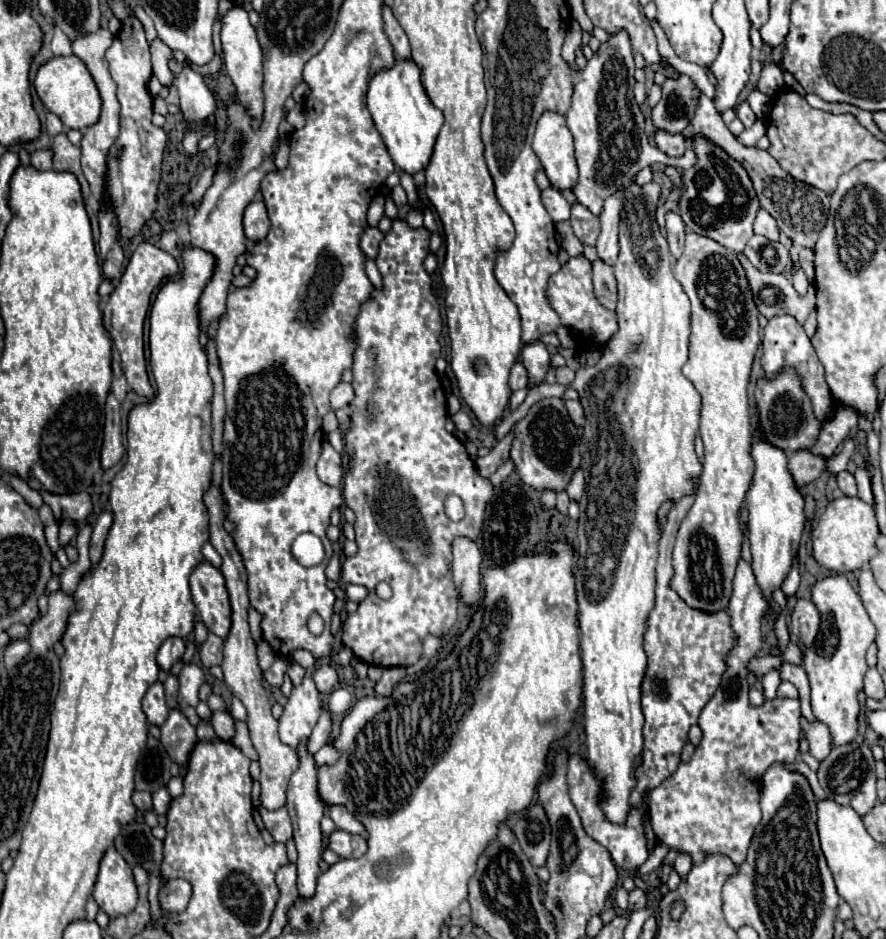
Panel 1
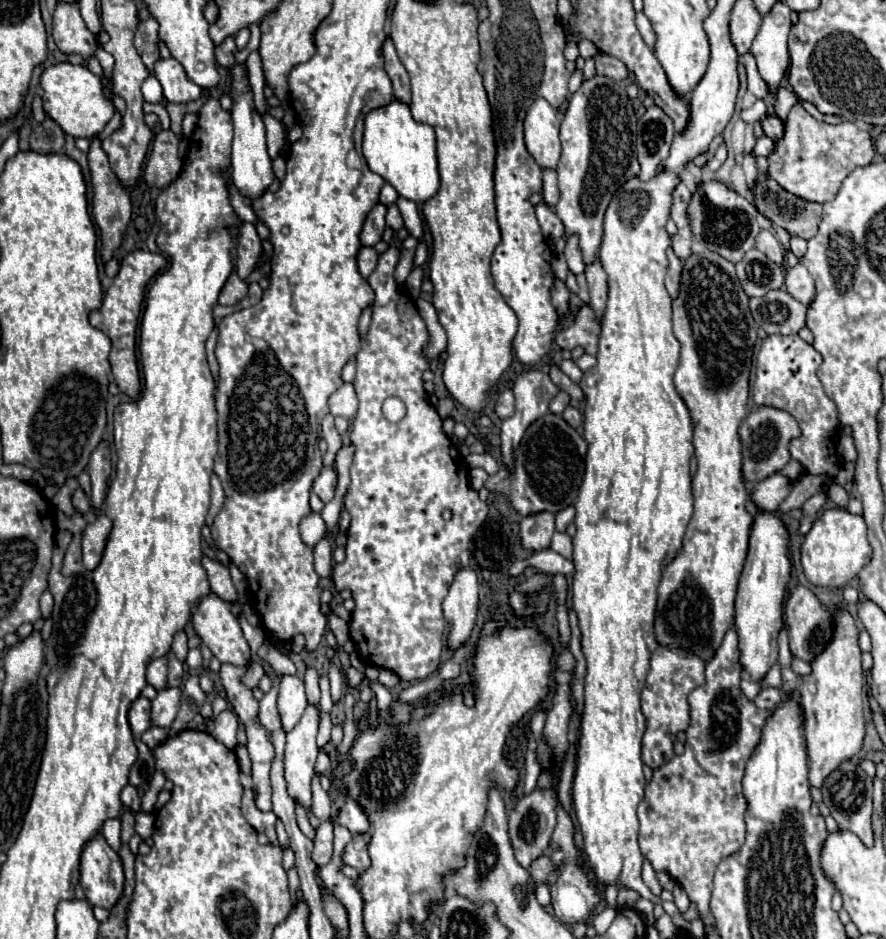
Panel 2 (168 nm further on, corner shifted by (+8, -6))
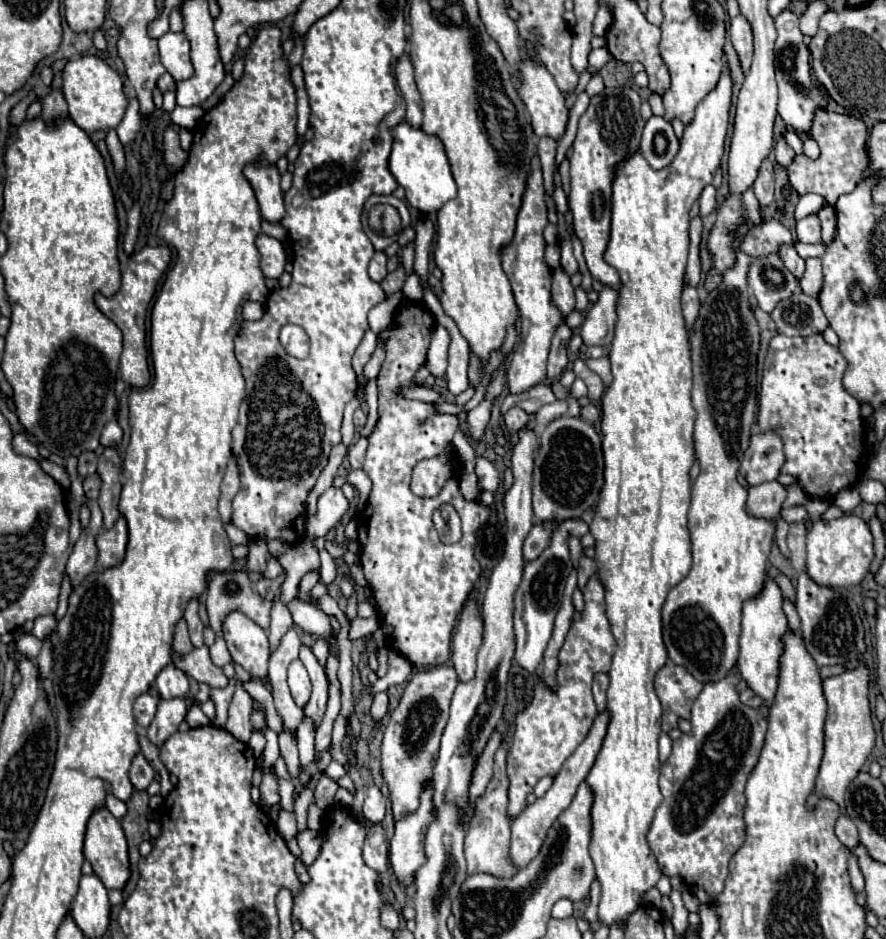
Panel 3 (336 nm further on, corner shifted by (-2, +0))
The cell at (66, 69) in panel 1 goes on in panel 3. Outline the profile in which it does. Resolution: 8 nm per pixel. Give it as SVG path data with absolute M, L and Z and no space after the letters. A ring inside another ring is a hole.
M80 56L70 60L62 70L62 94L68 102L70 118L86 132L116 128L128 108L128 100L122 92L122 78L98 56Z

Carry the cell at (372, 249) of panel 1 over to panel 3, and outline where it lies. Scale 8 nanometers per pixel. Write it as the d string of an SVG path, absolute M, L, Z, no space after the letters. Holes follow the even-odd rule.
M384 252L374 254L374 258L370 260L370 266L368 266L368 272L374 282L380 282L386 276L386 254Z

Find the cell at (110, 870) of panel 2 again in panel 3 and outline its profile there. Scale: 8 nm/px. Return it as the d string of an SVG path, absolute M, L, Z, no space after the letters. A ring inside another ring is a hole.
M100 808L92 814L88 828L86 828L86 840L84 840L84 858L92 864L94 874L102 880L102 884L108 890L122 890L130 878L130 862L128 862L128 844L124 830L120 822L106 810Z

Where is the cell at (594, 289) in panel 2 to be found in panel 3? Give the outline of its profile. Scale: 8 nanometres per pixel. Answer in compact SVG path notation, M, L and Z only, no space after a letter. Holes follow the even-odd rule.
M604 286L598 294L598 302L590 308L580 332L586 346L608 346L612 342L616 326L616 298L618 292L612 286Z

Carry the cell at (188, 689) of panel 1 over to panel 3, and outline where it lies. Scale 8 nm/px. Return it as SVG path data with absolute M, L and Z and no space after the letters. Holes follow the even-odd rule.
M160 698L154 722L148 726L148 738L156 746L160 746L170 734L178 730L186 712L188 712L188 706L184 698L170 698L170 700Z

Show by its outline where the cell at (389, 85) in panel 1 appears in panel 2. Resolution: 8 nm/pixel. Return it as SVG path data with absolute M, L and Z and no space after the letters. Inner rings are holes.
M392 100L386 108L372 110L366 116L362 152L372 172L392 184L400 198L424 204L440 190L440 174L436 162L434 128L412 118L408 104Z

